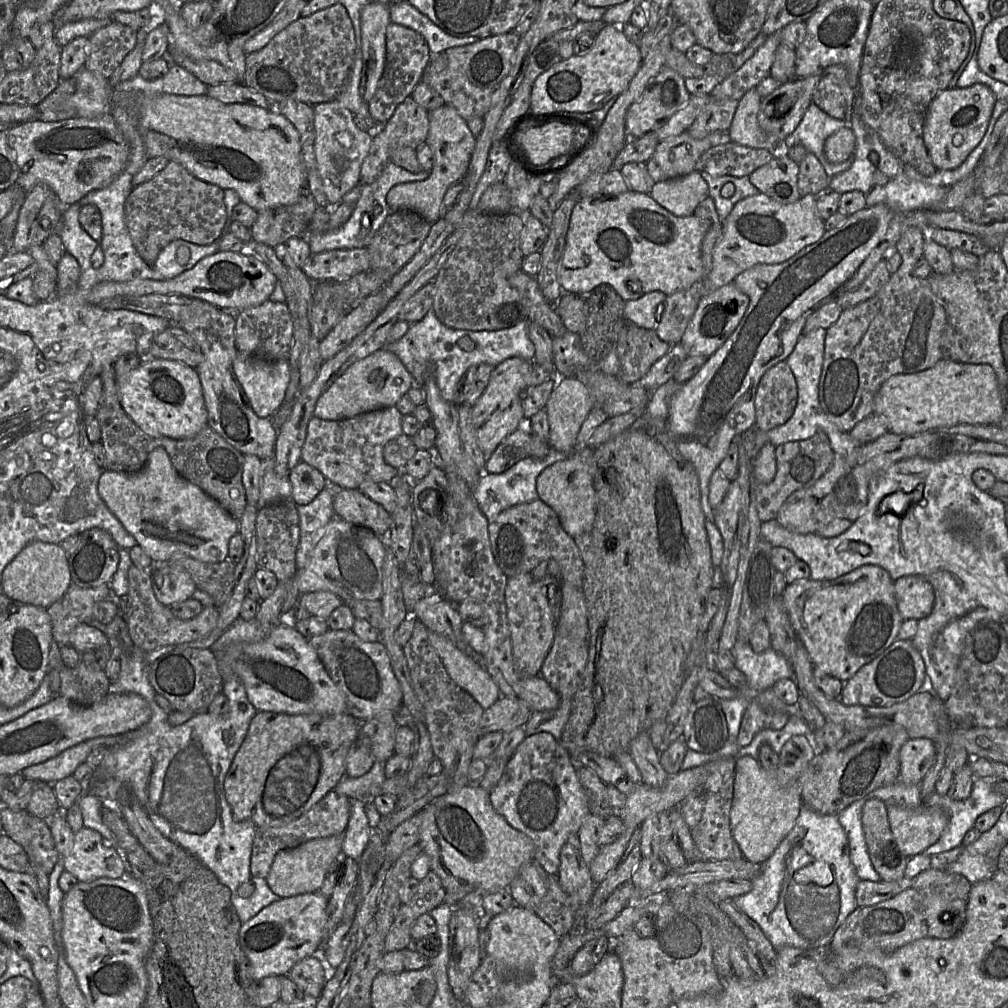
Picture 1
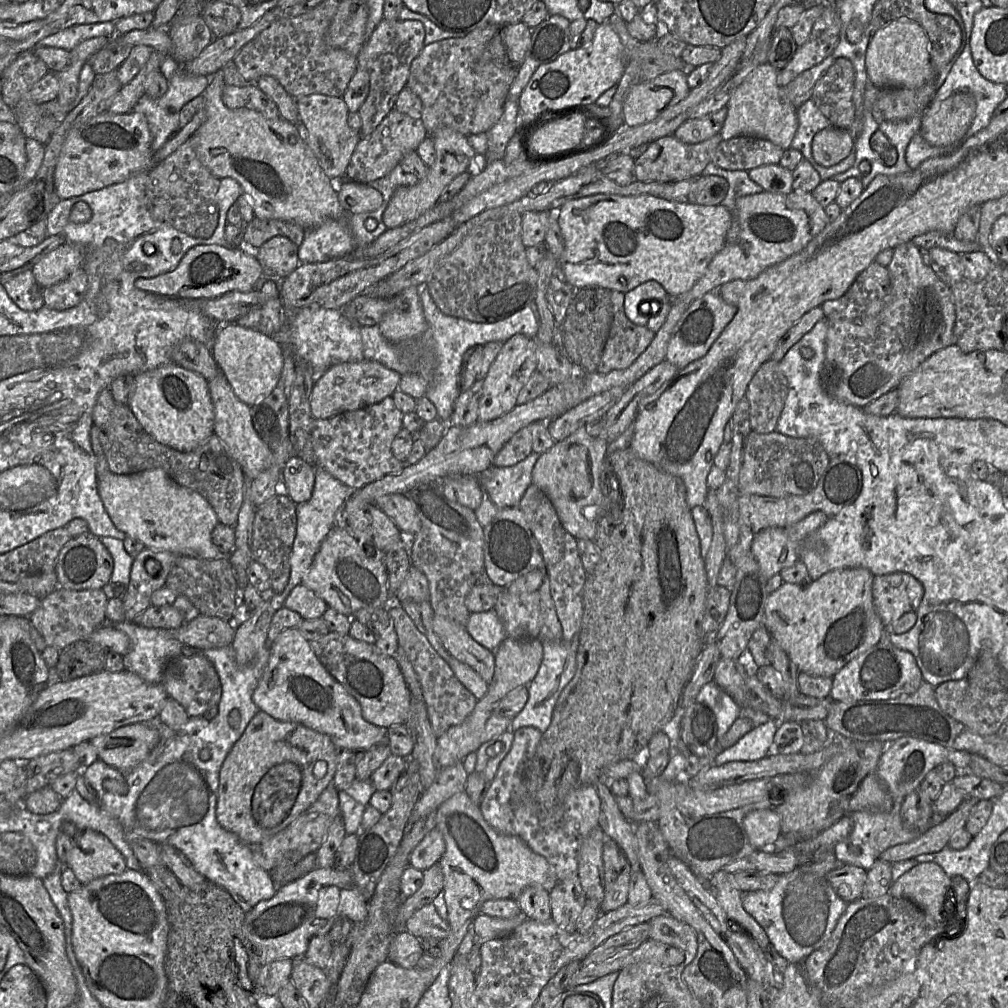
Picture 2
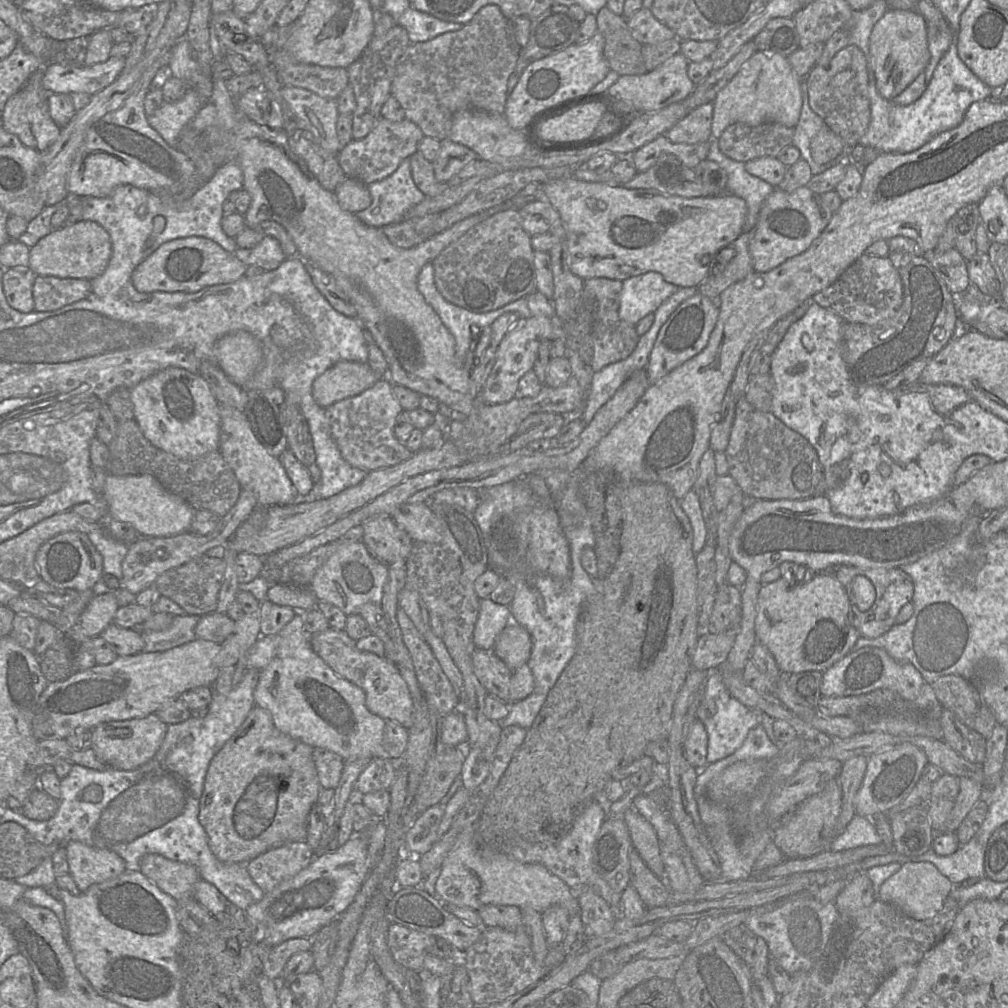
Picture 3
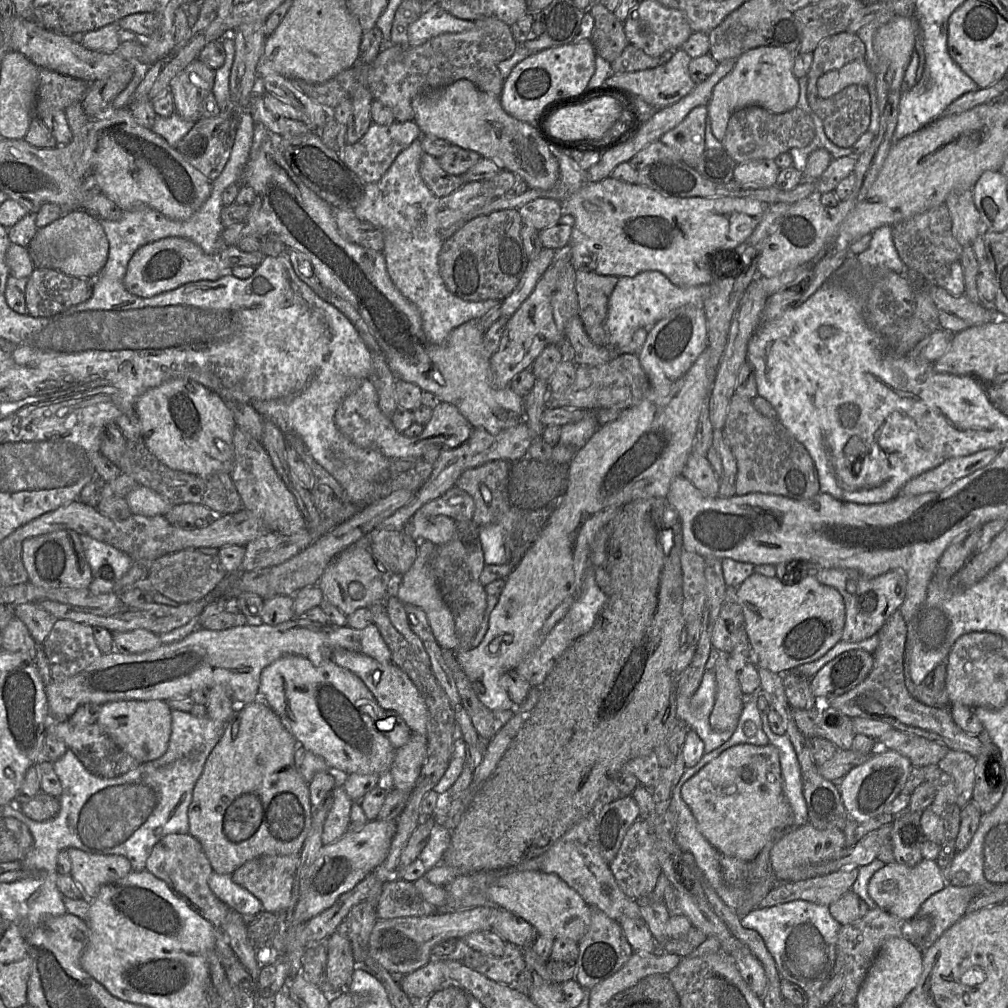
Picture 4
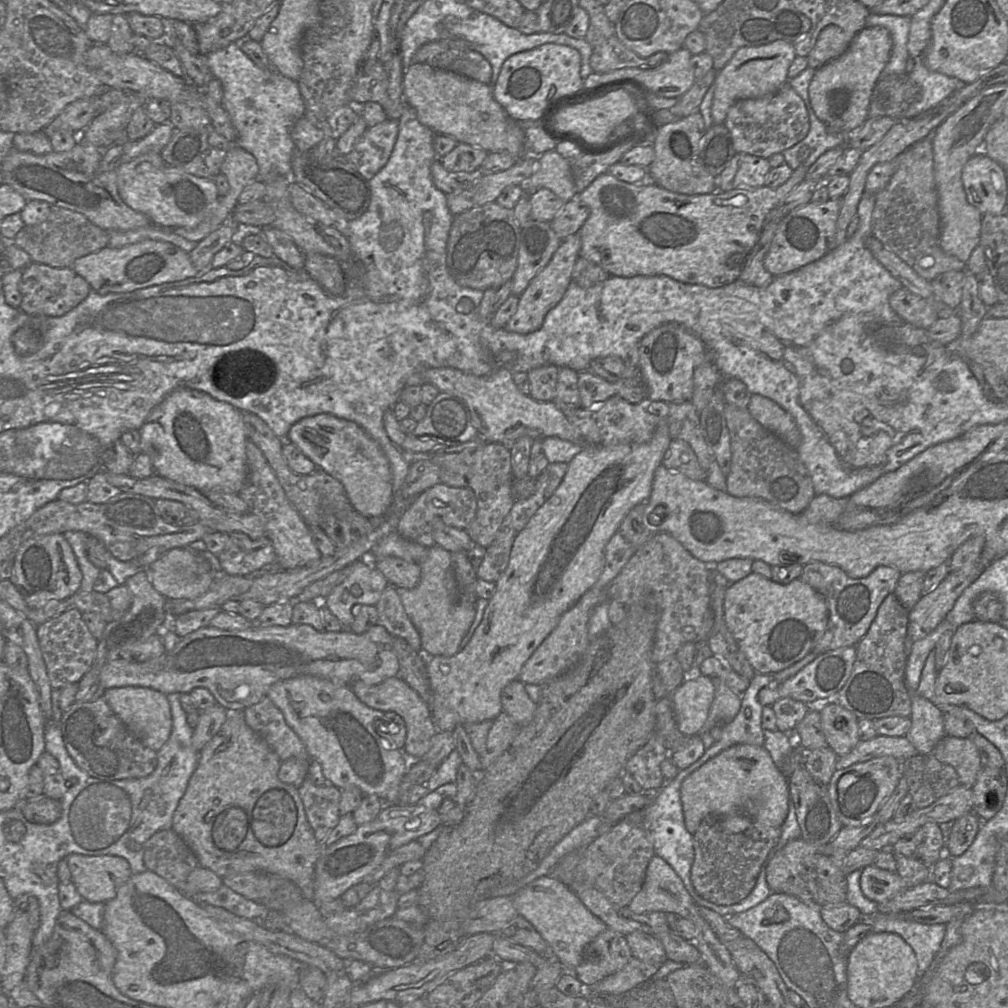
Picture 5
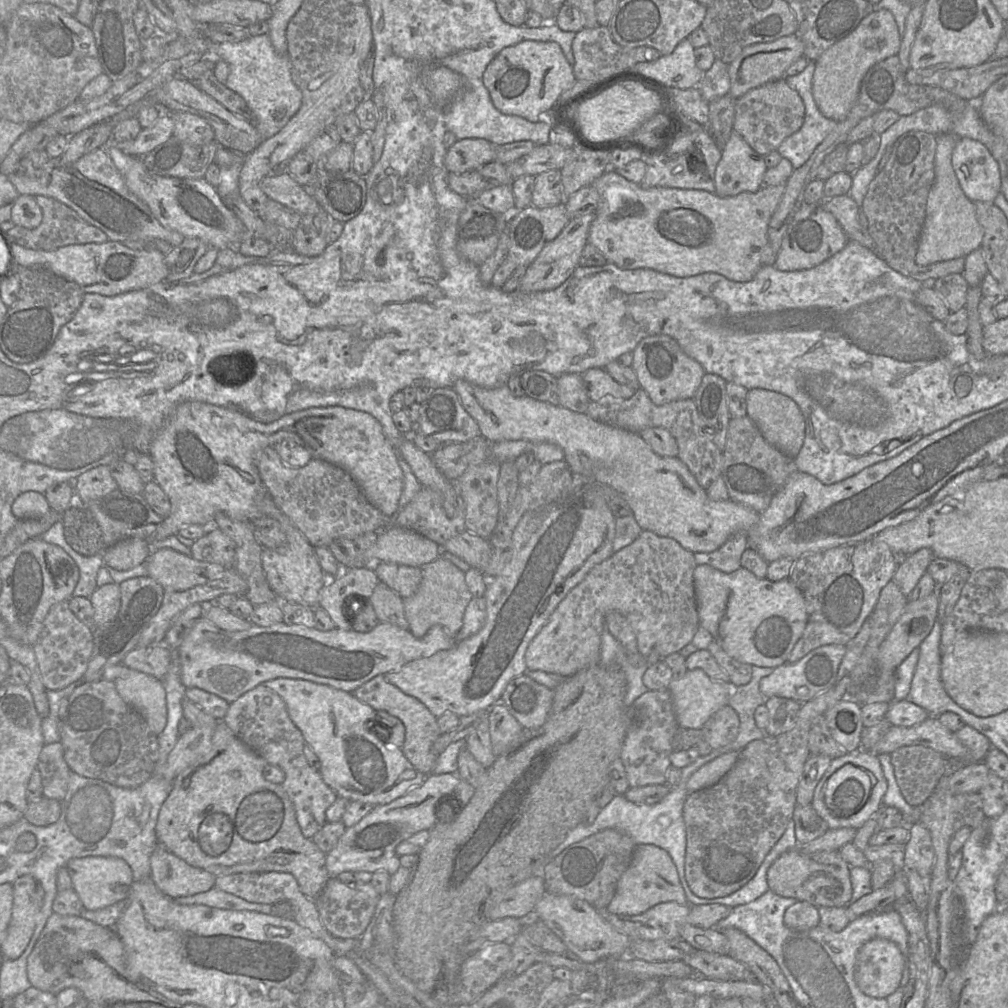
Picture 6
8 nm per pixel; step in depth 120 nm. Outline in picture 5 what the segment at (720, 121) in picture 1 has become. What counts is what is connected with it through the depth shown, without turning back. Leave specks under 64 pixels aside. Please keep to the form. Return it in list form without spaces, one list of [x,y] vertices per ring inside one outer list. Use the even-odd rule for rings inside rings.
[[[699,111],[661,125],[655,132],[651,144],[655,157],[647,168],[647,179],[660,187],[681,194],[707,194],[717,191],[717,179],[699,164],[702,139],[707,130]]]

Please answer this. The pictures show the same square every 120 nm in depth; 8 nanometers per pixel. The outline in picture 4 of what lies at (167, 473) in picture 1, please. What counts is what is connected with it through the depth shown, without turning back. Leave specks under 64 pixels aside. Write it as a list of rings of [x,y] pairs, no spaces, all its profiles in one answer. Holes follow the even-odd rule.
[[[137,485],[126,496],[127,504],[132,514],[143,516],[165,516],[173,504],[146,486]]]

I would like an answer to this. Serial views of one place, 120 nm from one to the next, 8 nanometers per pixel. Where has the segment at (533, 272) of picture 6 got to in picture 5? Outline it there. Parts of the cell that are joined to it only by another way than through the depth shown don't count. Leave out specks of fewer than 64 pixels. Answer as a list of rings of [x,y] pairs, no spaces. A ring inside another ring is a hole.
[[[574,233],[561,240],[548,264],[530,281],[527,288],[519,296],[517,310],[506,323],[504,327],[506,330],[518,334],[528,334],[542,326],[548,311],[561,300],[572,281],[573,267],[579,257],[580,248],[579,233]]]

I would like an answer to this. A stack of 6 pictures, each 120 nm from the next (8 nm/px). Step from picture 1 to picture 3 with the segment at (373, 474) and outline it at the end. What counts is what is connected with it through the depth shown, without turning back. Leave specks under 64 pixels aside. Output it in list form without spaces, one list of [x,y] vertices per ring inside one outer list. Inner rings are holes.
[[[382,378],[359,395],[332,404],[326,409],[331,433],[343,458],[352,466],[367,472],[395,466],[413,456],[394,434],[397,417],[403,411],[393,394],[393,384]]]

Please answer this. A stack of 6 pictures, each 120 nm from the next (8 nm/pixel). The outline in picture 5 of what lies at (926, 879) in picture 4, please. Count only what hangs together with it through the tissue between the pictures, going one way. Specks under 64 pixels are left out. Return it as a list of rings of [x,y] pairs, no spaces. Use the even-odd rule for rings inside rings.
[[[873,865],[865,866],[860,877],[863,894],[880,904],[894,898],[898,893],[921,884],[916,879],[903,878],[896,871],[891,872]]]

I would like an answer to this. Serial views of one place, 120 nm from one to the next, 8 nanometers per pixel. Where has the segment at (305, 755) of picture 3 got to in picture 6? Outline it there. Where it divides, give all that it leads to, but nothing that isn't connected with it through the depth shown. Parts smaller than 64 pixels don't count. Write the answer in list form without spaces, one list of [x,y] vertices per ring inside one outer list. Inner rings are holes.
[[[219,721],[214,729],[208,750],[173,779],[171,791],[159,811],[155,828],[157,841],[159,845],[183,859],[189,865],[203,869],[216,877],[252,872],[262,873],[275,871],[290,873],[297,880],[302,893],[309,899],[316,900],[323,891],[327,881],[330,879],[326,868],[326,854],[323,853],[311,839],[307,839],[303,836],[296,819],[293,804],[282,785],[274,784],[264,778],[263,770],[267,765],[268,763],[246,746],[223,721]]]

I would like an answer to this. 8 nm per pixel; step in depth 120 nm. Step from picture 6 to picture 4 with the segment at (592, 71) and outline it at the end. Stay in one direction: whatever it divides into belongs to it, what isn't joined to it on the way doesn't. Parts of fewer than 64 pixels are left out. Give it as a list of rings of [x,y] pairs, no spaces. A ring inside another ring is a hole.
[[[628,44],[623,52],[610,63],[613,73],[633,72],[655,68],[667,62],[674,51],[668,50],[660,56],[653,57],[646,54],[640,48]]]

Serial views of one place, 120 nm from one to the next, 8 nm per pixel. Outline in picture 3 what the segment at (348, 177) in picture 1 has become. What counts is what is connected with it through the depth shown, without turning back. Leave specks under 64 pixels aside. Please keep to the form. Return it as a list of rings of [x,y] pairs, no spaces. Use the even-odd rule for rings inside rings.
[[[283,86],[282,96],[294,114],[328,152],[338,155],[342,150],[336,123],[339,117],[337,101],[293,86]]]

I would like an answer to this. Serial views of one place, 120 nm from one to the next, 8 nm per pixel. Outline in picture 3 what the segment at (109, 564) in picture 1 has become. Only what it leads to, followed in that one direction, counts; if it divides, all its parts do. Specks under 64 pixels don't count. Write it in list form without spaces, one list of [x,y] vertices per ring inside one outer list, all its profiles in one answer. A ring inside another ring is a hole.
[[[65,532],[49,539],[37,551],[35,562],[40,578],[56,588],[92,590],[103,576],[103,558],[88,534],[81,532]]]

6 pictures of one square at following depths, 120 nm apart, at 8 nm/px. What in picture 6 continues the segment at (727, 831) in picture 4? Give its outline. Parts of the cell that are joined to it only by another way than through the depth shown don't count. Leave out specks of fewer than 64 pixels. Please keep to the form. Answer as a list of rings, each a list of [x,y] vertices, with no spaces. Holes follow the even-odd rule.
[[[739,751],[728,752],[701,766],[686,783],[688,793],[711,787],[719,782],[735,764],[738,755]]]

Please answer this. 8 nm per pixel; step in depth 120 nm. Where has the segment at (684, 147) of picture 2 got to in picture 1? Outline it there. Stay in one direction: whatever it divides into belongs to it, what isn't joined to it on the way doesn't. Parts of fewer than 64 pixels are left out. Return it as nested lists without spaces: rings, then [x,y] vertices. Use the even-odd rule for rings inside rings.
[[[687,131],[659,142],[655,152],[646,162],[647,170],[655,183],[685,176],[695,171],[695,166],[704,152],[717,145],[731,142],[728,131],[716,131],[702,139],[691,137]]]

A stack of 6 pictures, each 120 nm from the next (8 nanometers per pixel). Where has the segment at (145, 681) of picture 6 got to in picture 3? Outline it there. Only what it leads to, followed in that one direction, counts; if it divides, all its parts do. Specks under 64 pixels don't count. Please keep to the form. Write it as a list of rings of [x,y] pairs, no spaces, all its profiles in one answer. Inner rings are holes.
[[[155,713],[144,718],[104,722],[93,729],[92,748],[108,767],[134,770],[154,757],[163,742],[167,728],[168,725]]]

